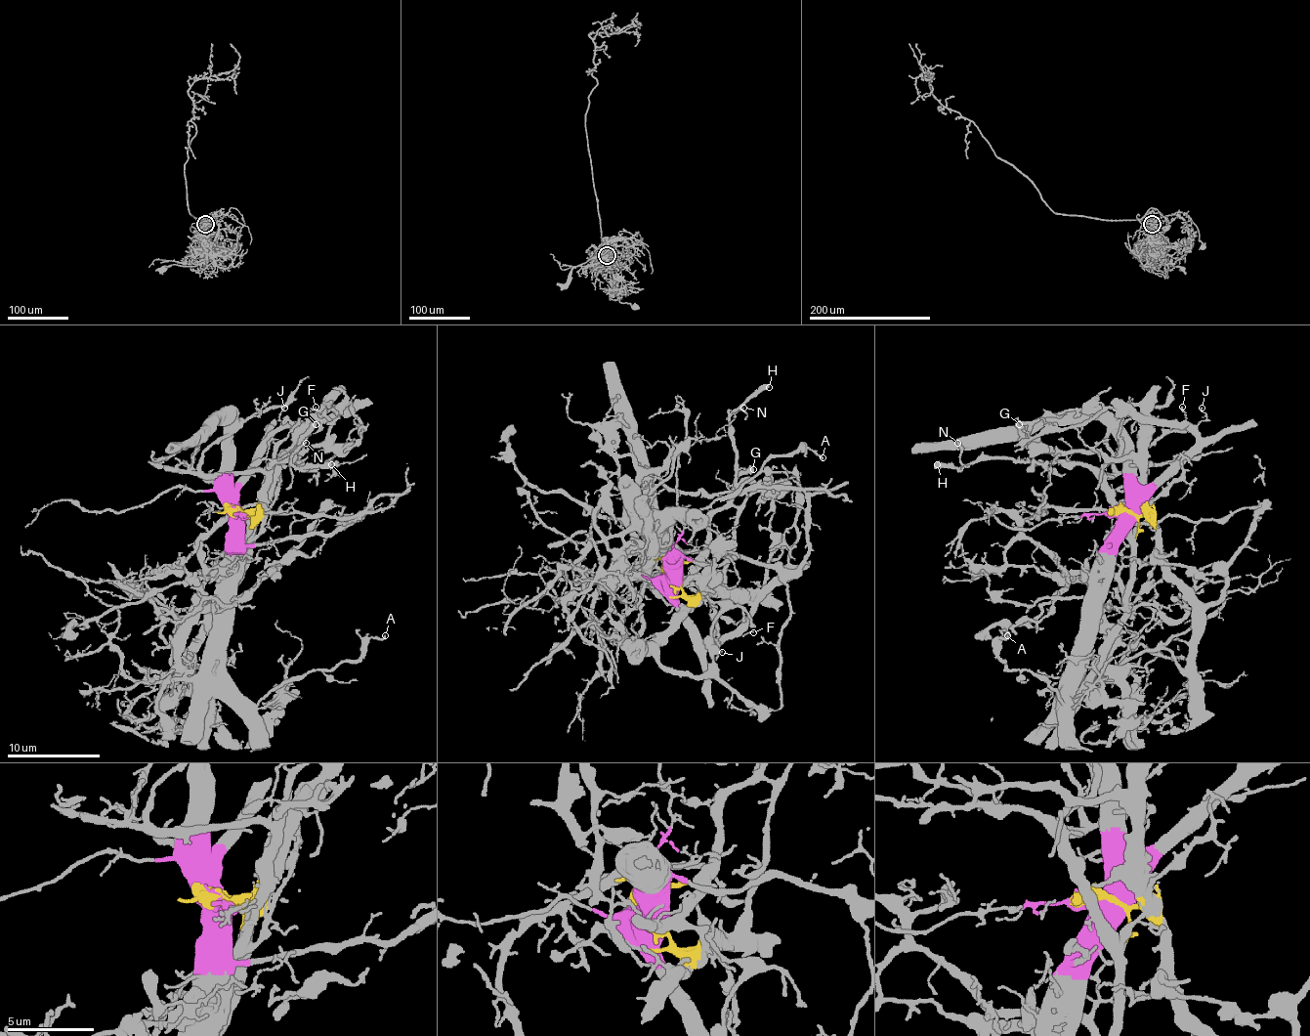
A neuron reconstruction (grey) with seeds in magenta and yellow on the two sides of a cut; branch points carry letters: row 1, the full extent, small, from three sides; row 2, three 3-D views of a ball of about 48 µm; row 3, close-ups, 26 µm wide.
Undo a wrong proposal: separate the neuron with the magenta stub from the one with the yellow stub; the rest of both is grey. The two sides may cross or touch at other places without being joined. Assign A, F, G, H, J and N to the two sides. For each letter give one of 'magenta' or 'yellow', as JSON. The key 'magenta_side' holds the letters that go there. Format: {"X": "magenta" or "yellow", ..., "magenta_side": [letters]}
{"A": "magenta", "F": "magenta", "G": "yellow", "H": "yellow", "J": "magenta", "N": "yellow", "magenta_side": ["A", "F", "J"]}

